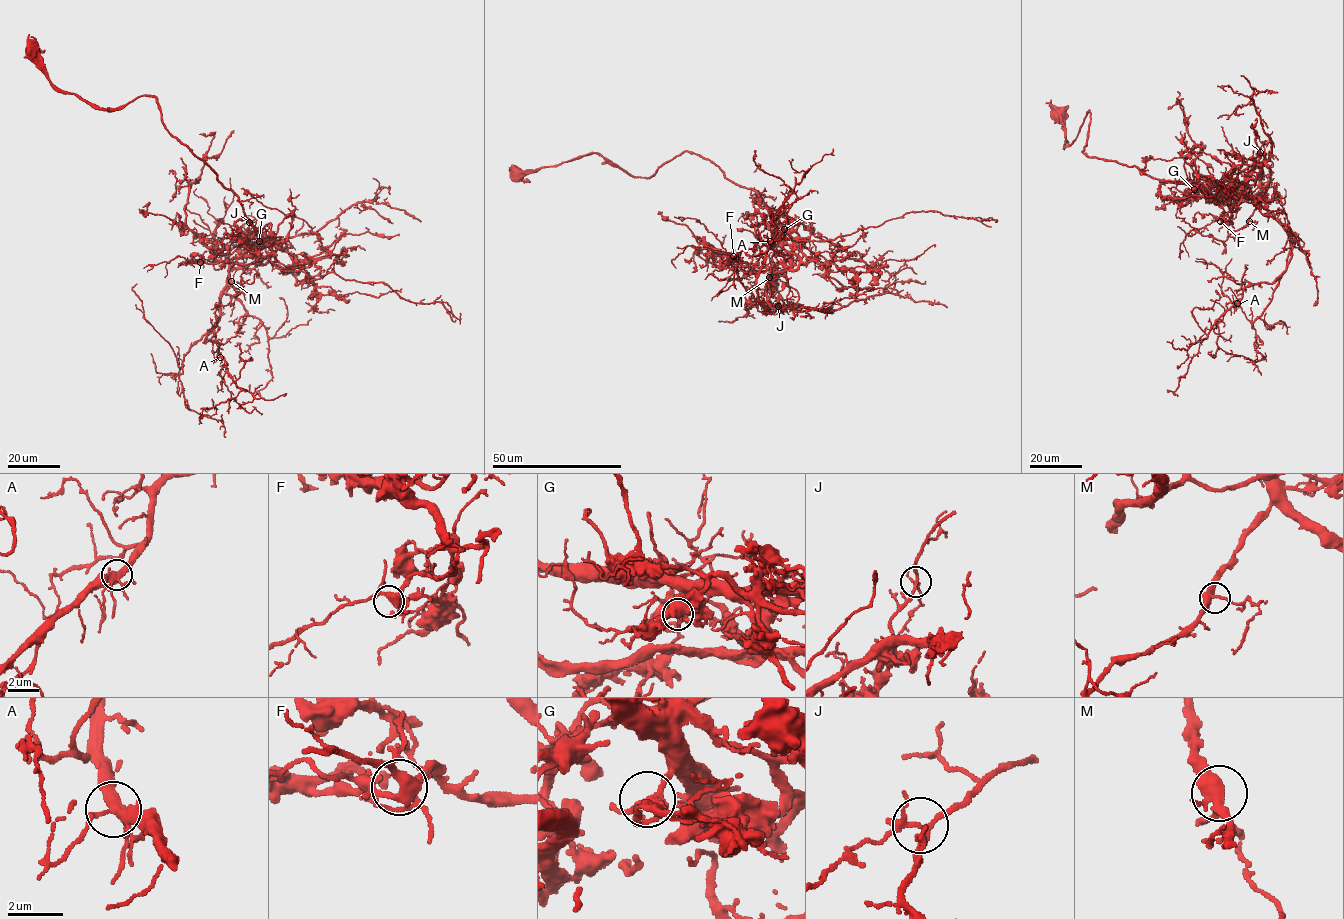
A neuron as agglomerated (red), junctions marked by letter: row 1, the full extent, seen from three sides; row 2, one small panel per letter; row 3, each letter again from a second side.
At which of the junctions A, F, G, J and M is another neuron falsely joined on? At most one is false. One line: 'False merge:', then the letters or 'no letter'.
False merge: G

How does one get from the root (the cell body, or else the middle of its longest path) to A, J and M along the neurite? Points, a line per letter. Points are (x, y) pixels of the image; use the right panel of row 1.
A: (1059, 114), (1063, 147), (1089, 111), (1088, 156), (1219, 186), (1270, 212), (1289, 241), (1286, 268), (1237, 303)
J: (1059, 114), (1063, 147), (1089, 111), (1083, 153), (1177, 184), (1225, 191), (1260, 152)
M: (1059, 114), (1063, 147), (1089, 111), (1083, 153), (1165, 181), (1254, 197), (1259, 205), (1249, 221)

